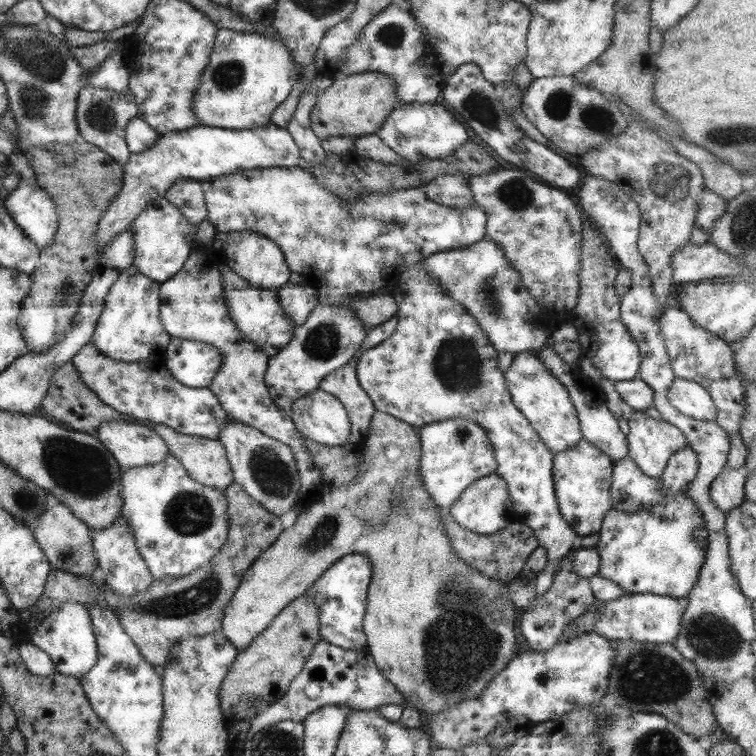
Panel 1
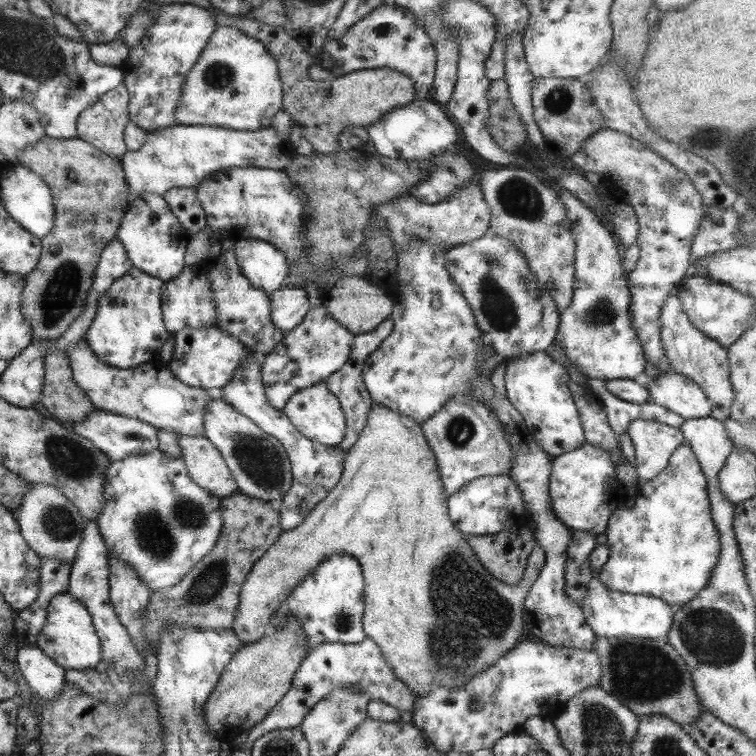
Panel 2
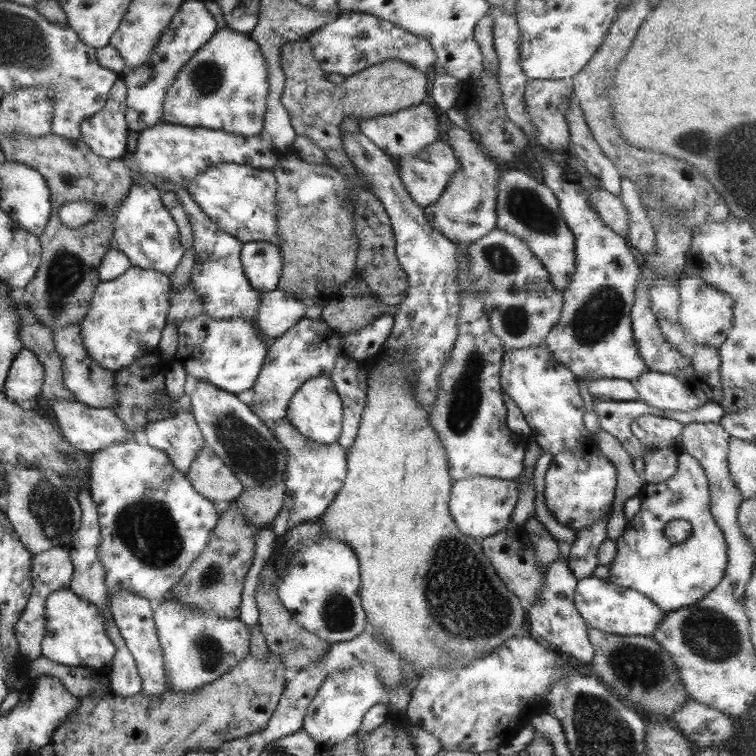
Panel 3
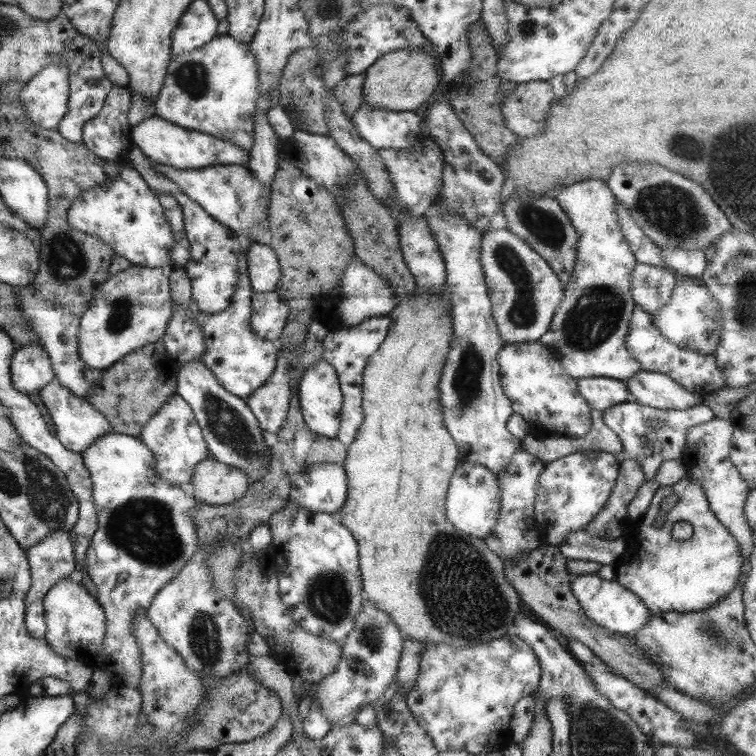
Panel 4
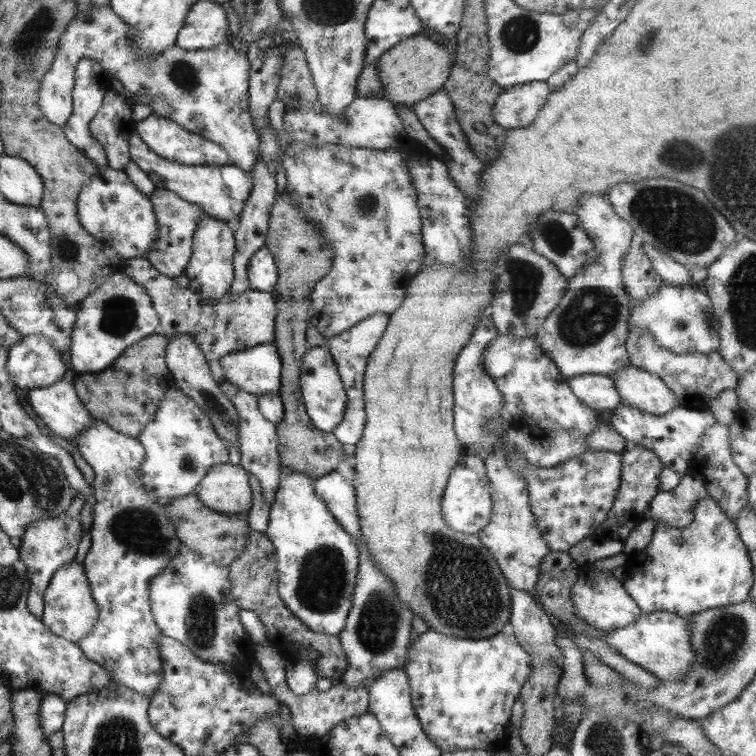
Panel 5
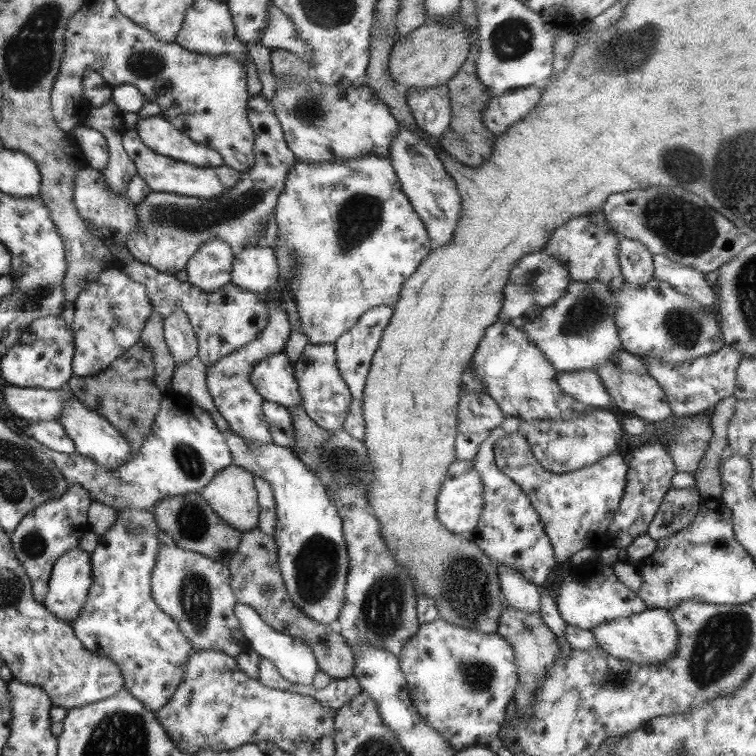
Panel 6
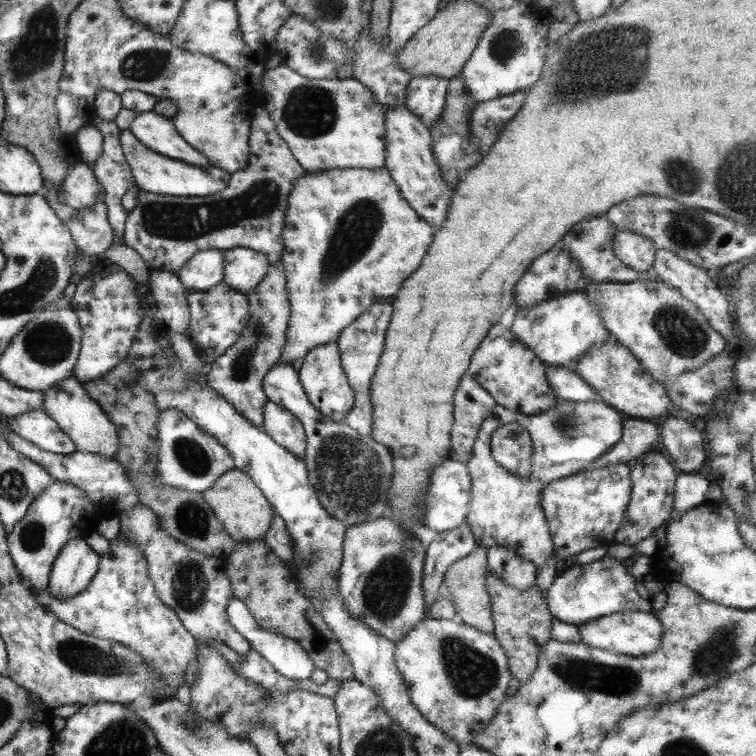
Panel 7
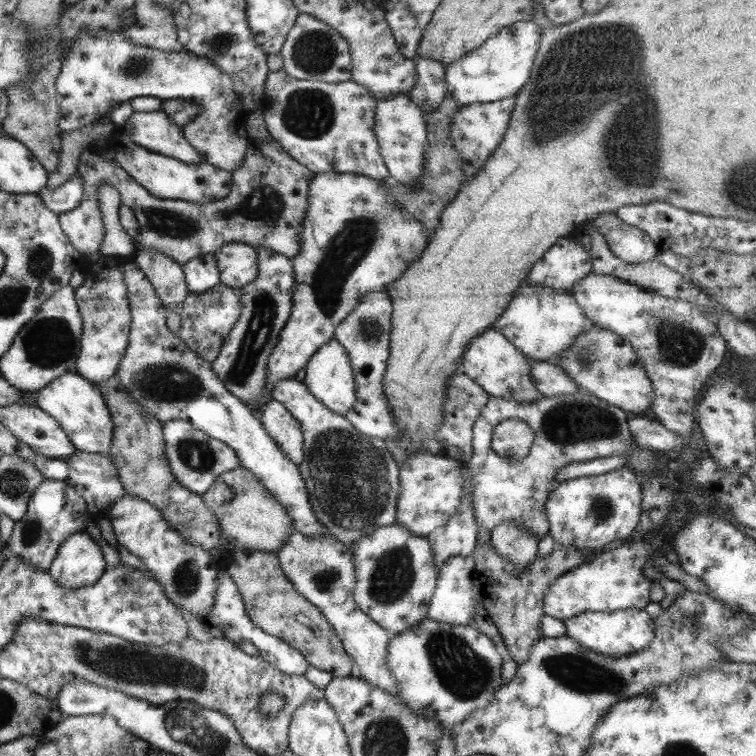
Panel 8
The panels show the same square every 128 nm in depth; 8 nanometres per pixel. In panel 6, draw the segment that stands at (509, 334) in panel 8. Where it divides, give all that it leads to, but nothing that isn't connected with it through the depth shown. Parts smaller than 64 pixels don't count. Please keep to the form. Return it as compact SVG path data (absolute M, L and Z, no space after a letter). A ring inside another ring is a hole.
M599 280L570 281L563 295L552 305L540 310L537 317L520 329L556 372L592 369L623 348L615 326L618 308L616 296L617 292L611 291L608 284Z

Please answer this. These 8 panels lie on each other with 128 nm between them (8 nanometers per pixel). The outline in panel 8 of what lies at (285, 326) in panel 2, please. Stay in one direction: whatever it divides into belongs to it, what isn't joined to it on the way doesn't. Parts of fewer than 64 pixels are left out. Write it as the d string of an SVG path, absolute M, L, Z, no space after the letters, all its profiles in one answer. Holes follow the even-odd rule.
M219 283L205 292L187 293L181 306L181 325L176 335L196 356L209 362L214 361L223 344L223 339L227 337L227 333L235 325L241 313L238 294L234 289Z

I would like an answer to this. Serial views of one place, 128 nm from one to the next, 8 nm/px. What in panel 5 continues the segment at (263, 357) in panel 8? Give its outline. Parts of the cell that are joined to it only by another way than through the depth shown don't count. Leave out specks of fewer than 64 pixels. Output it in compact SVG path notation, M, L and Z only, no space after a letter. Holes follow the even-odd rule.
M219 378L216 382L221 394L237 410L237 440L239 440L238 450L240 452L240 463L238 465L245 473L248 473L249 477L255 476L257 478L263 502L270 505L273 502L273 497L275 497L280 475L275 425L261 415L261 412L257 409L257 399L255 399L254 394L237 389L235 385L223 378Z

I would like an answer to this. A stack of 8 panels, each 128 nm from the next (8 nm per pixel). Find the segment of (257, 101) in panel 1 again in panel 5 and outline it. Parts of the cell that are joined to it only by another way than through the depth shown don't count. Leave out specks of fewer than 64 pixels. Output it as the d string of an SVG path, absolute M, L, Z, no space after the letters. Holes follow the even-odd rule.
M109 3L95 7L85 13L77 13L69 21L57 41L57 50L51 68L47 70L37 92L36 104L43 117L54 126L63 127L72 114L72 89L74 70L79 58L96 61L110 79L118 80L127 93L148 97L148 106L155 109L155 115L174 121L183 130L197 134L197 137L217 144L229 157L229 165L250 171L258 156L258 134L253 128L248 112L248 73L250 69L246 52L235 50L229 42L209 49L183 50L176 44L155 53L155 57L141 57L131 47L129 27L111 10Z

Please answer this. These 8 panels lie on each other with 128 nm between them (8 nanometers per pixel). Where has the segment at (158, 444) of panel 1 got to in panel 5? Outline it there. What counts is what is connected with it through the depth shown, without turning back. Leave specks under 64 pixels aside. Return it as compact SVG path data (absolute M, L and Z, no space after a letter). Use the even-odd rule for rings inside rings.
M71 371L66 372L61 376L61 378L57 379L57 382L53 382L51 386L45 386L38 389L27 389L27 393L25 394L25 402L29 404L29 408L35 412L35 416L49 428L49 430L65 439L69 445L71 445L71 458L73 459L74 464L76 464L77 469L81 472L84 480L89 484L91 493L88 495L86 502L91 508L91 513L93 513L93 505L95 503L95 498L93 494L93 470L83 458L81 458L78 450L77 450L77 442L75 442L75 437L79 434L81 429L85 429L87 425L91 425L93 423L93 416L89 414L88 409L79 402L78 396L73 388L73 377L74 373Z

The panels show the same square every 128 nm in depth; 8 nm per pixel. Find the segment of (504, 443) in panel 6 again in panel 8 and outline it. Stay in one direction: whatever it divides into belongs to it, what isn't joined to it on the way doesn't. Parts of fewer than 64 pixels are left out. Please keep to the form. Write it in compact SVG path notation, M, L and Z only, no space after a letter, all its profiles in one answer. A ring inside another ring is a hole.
M507 419L494 426L490 449L501 459L523 458L529 453L533 438L533 431L525 422L517 419ZM624 466L597 476L571 478L563 481L549 491L544 504L545 518L549 522L549 535L557 545L573 546L584 551L601 548L613 540L627 540L633 533L633 528L637 526L637 520L639 520L639 512L641 512L639 496L641 496L639 476Z

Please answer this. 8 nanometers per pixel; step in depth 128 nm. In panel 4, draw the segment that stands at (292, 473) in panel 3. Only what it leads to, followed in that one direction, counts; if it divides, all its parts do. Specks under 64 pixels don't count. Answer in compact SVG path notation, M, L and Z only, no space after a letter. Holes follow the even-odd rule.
M317 462L291 477L288 500L297 507L329 513L338 518L345 504L347 483L344 467L335 462Z

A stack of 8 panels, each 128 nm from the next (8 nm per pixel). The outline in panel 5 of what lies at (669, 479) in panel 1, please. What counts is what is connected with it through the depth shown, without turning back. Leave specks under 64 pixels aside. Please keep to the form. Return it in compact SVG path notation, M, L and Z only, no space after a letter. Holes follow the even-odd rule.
M709 496L693 504L693 520L687 526L669 528L663 524L655 525L649 544L639 553L627 557L625 568L626 580L622 586L643 613L665 611L683 618L748 599L754 582L752 565L734 521L731 521Z

